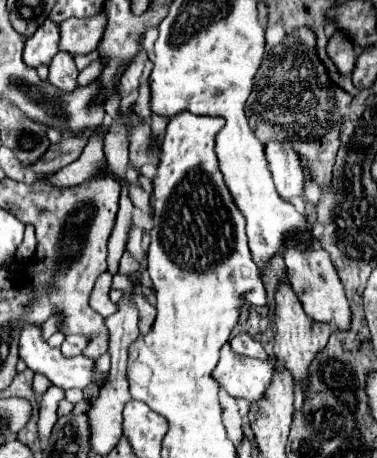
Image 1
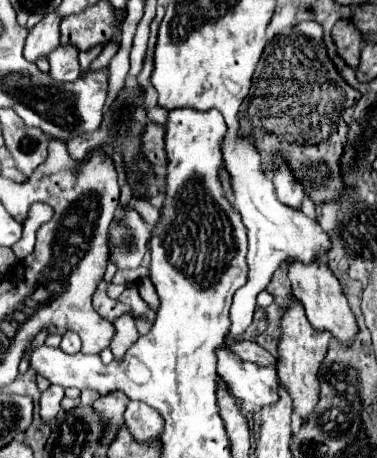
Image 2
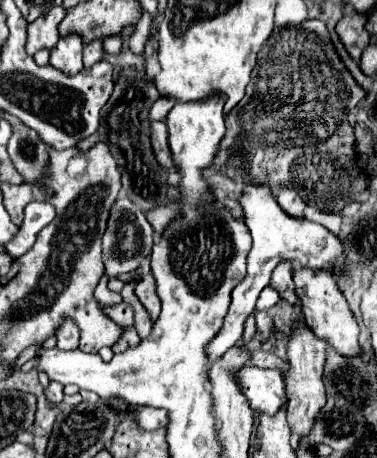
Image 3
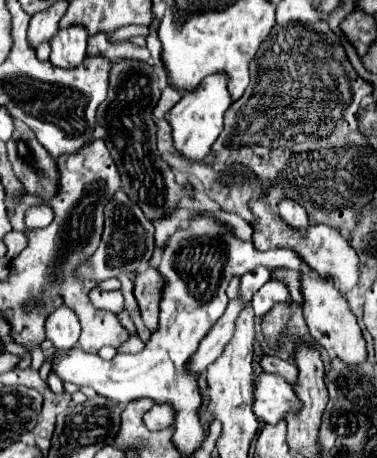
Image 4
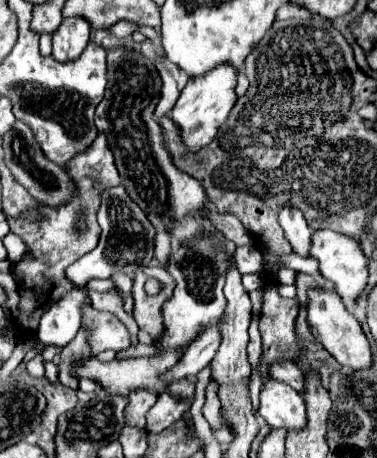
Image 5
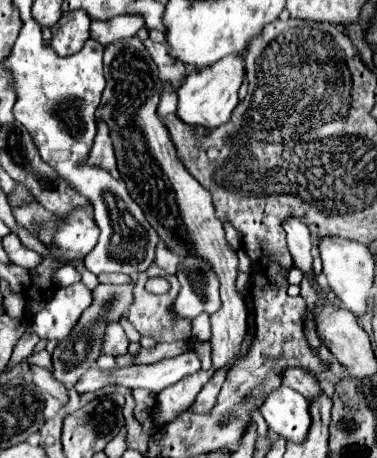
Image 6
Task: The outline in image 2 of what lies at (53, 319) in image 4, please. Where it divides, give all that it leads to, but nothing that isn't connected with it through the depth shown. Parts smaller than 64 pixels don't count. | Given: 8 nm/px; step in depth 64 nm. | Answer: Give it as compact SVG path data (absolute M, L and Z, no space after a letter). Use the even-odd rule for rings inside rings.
M66 332L62 336L62 342L60 342L60 348L68 354L74 354L80 350L80 336L76 332Z

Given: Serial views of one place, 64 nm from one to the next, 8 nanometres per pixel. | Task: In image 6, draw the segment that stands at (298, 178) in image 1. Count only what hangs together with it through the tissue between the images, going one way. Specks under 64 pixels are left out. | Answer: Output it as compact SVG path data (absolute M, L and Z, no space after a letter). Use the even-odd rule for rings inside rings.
M288 218L288 220L284 220L284 230L286 230L288 250L292 254L294 266L300 268L308 276L316 294L324 294L324 288L316 282L316 274L312 270L312 236L310 236L308 228L300 220Z

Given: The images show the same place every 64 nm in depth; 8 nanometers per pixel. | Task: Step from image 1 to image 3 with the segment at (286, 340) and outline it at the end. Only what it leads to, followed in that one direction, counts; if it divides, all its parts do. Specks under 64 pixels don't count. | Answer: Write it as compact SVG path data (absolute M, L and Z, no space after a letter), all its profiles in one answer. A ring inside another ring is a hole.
M302 322L294 334L290 336L288 342L288 372L284 372L284 380L286 380L286 388L288 388L288 426L292 430L292 434L296 434L298 438L304 438L310 434L316 416L320 412L320 408L324 408L326 404L326 388L322 382L322 374L324 374L324 362L326 362L326 348L328 344L324 344L324 340L316 338L308 326Z

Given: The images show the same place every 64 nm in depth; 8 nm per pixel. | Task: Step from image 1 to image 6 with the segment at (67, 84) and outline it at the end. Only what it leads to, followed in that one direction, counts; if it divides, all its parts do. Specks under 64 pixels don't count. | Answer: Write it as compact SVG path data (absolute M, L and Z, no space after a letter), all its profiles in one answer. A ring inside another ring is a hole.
M84 10L64 12L62 18L52 26L52 48L60 56L70 56L80 52L84 42L88 40L90 16Z

